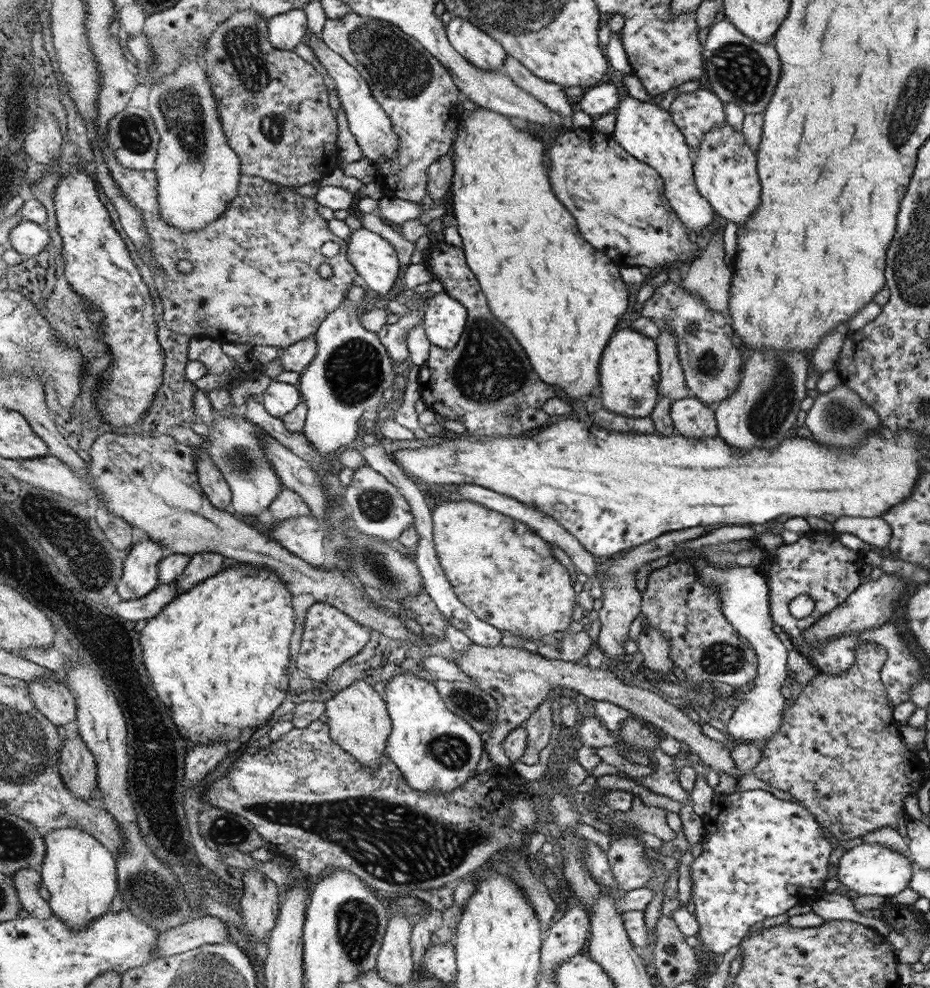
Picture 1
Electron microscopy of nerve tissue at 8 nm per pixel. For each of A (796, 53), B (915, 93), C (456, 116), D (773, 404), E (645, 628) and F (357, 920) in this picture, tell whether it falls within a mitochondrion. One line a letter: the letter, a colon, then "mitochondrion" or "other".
A: other
B: mitochondrion
C: other
D: mitochondrion
E: other
F: mitochondrion

